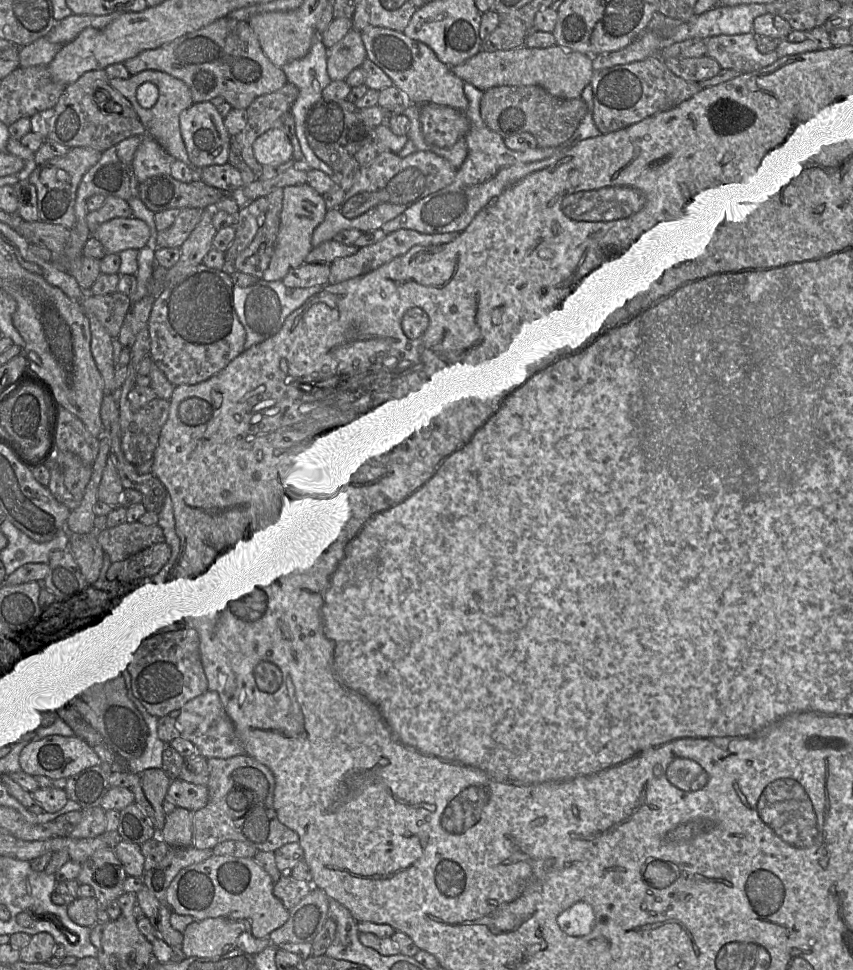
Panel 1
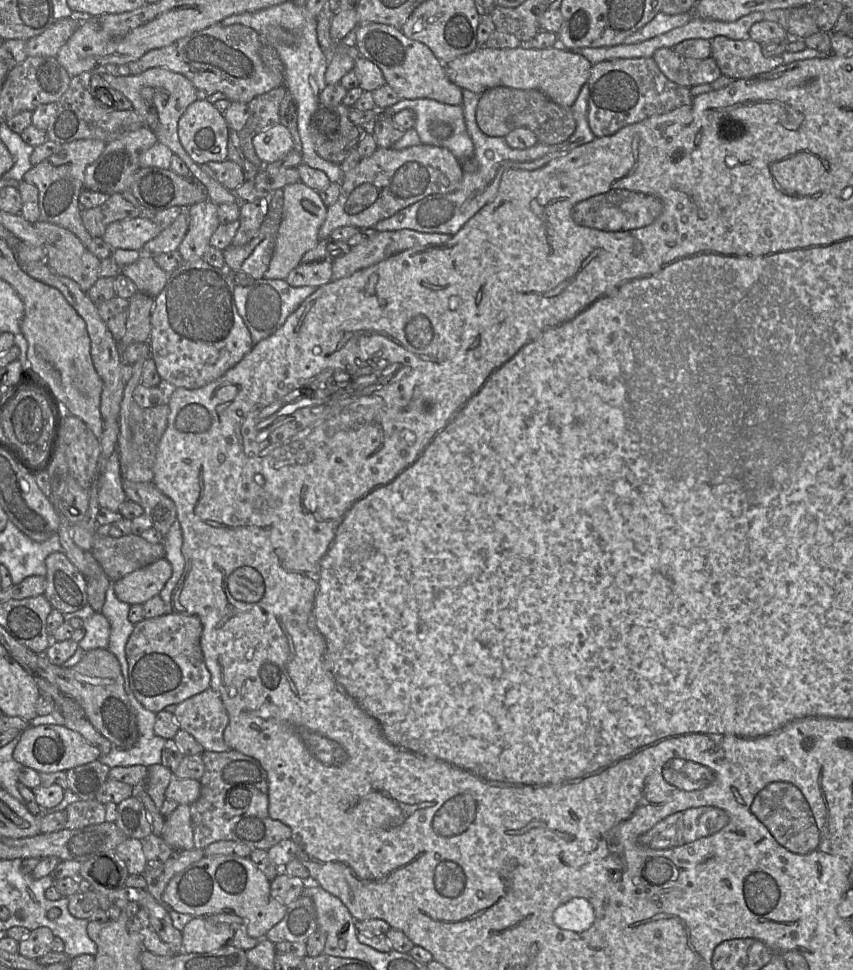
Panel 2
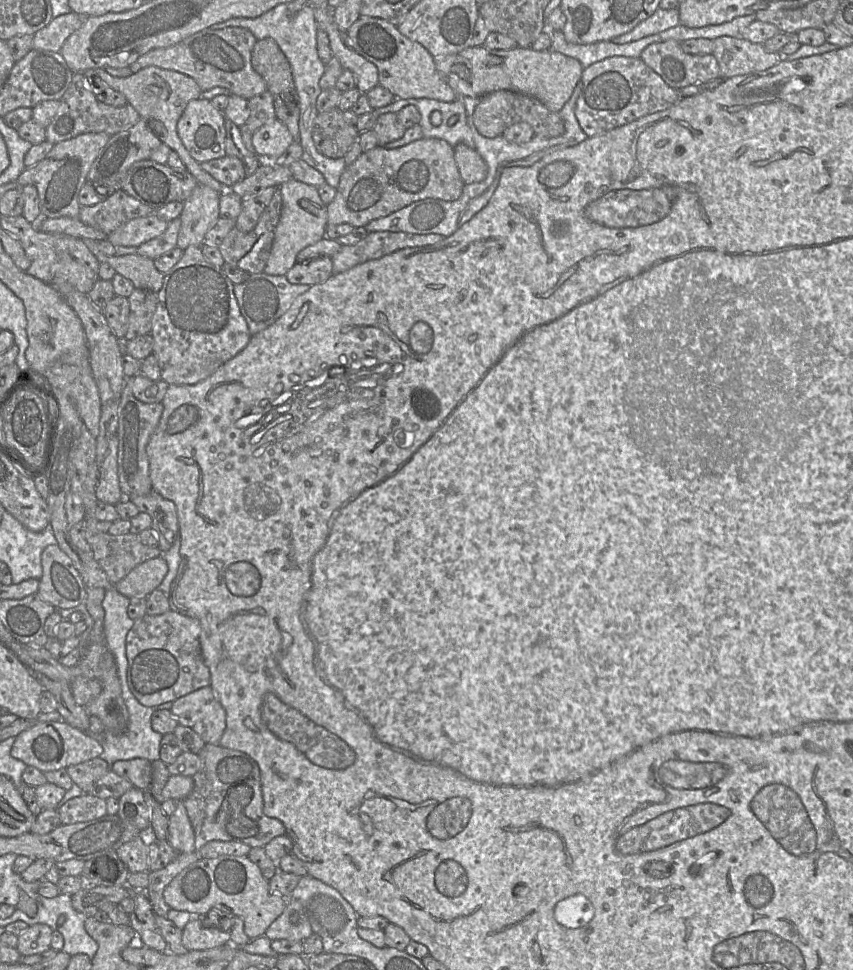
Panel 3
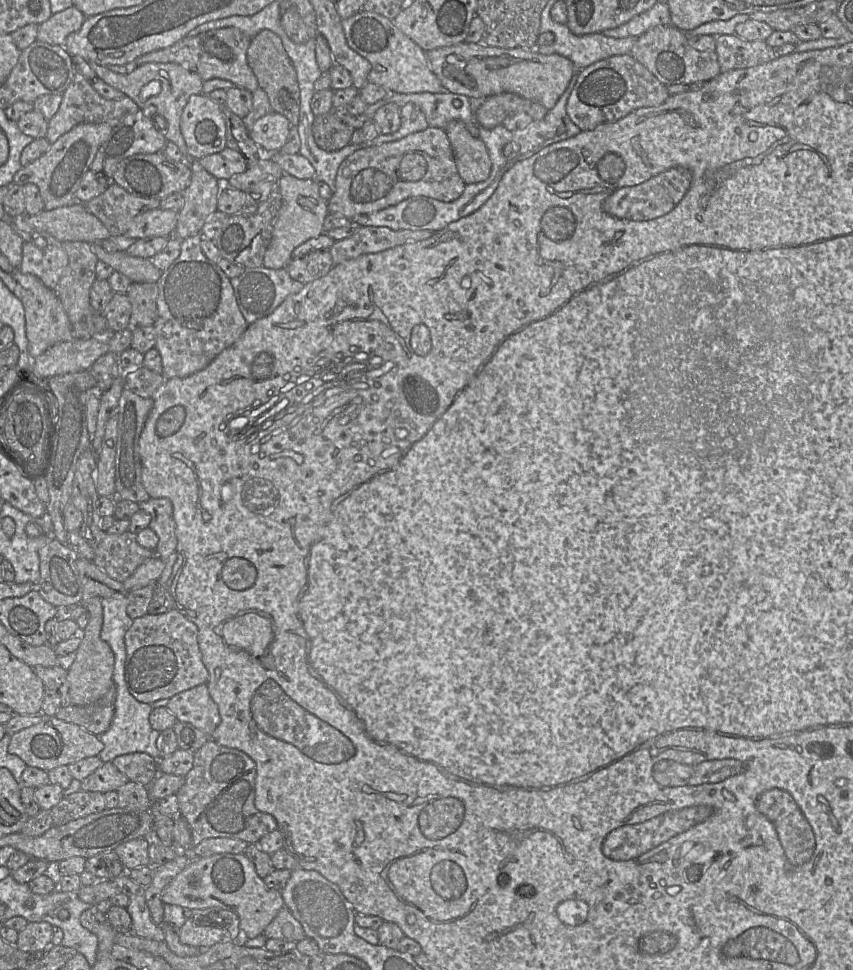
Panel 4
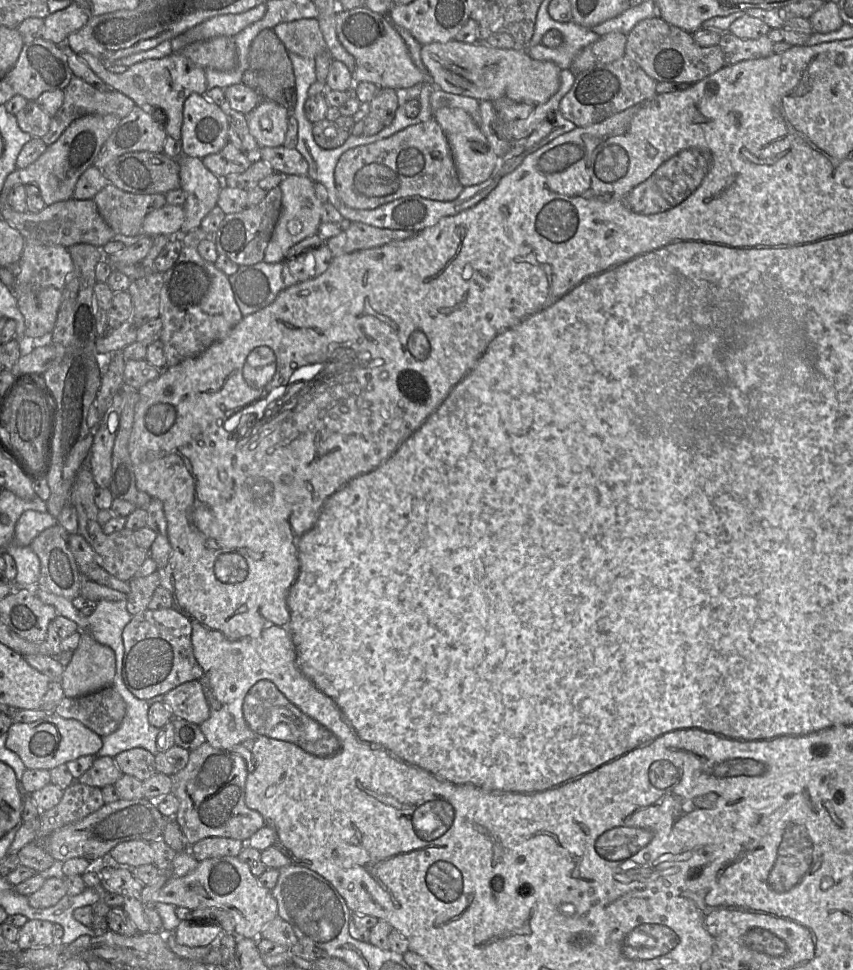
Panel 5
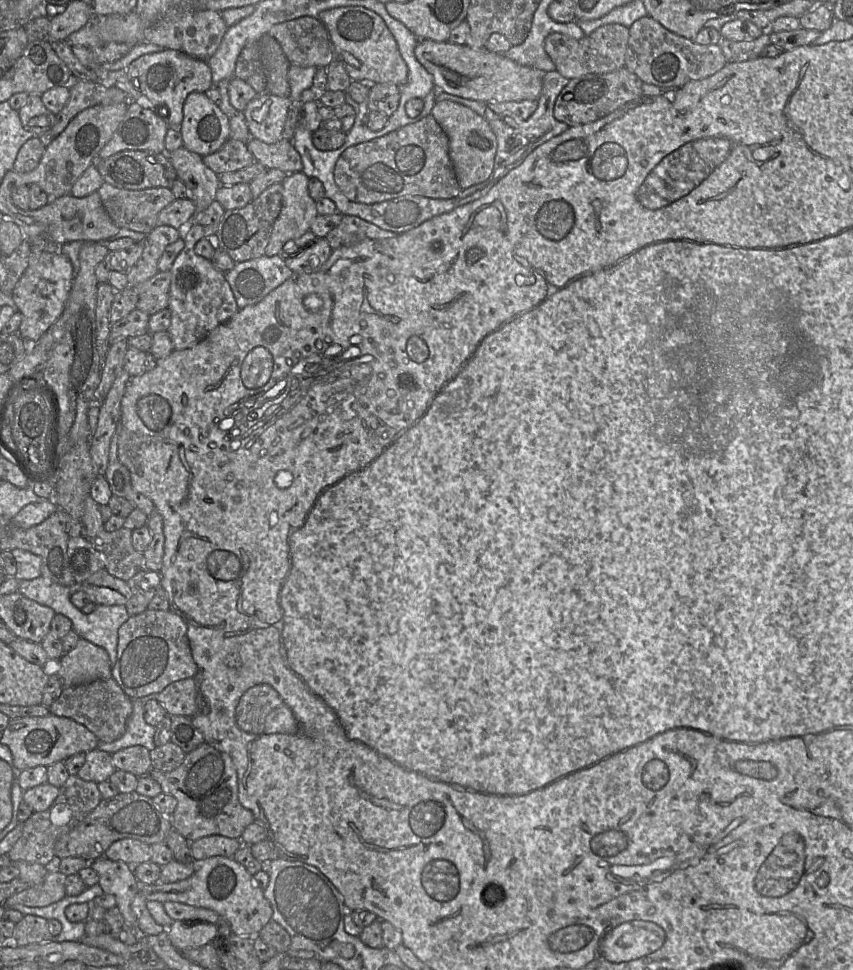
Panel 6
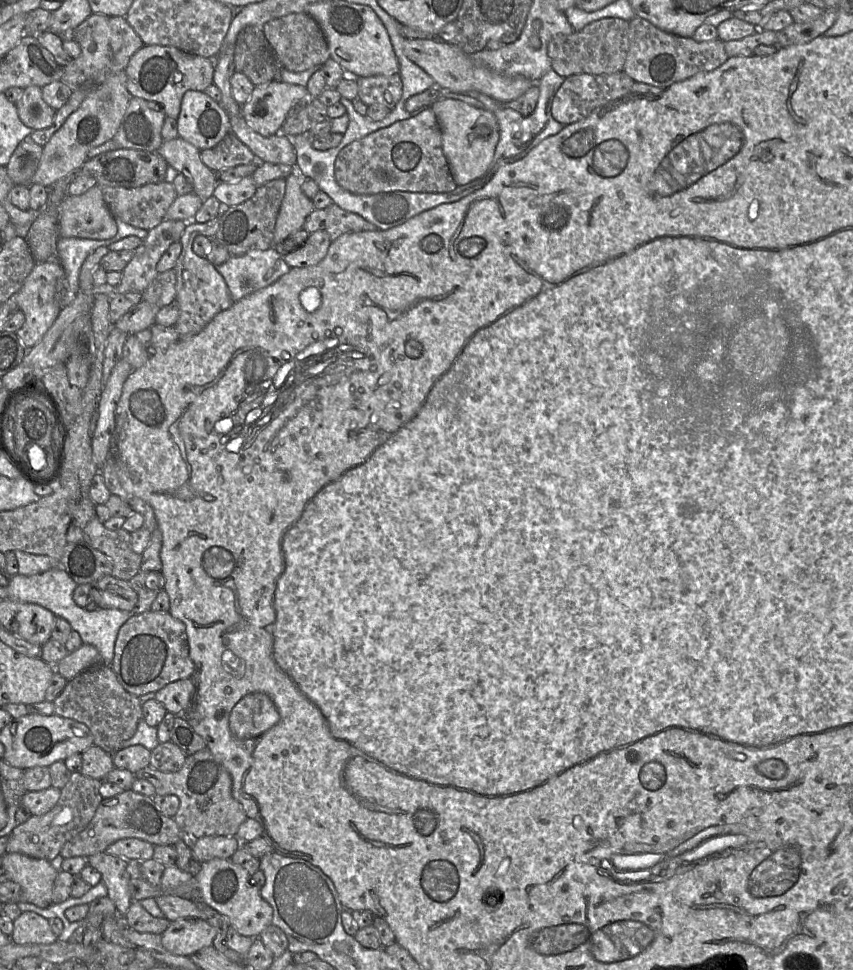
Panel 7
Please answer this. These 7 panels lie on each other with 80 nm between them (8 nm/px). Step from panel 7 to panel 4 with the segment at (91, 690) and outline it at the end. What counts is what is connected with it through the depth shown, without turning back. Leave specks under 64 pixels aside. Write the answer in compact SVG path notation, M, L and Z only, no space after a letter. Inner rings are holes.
M95 702L86 706L62 706L57 710L55 717L76 724L94 735L101 735L110 728L114 715L114 704Z

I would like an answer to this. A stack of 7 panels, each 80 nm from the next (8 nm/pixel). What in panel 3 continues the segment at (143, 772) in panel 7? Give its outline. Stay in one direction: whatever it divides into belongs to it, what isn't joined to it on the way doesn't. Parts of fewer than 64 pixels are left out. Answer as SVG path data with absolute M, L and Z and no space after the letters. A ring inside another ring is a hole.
M205 744L197 755L200 769L192 776L192 792L182 800L194 830L196 851L210 841L264 847L275 837L286 834L280 820L263 812L260 769L253 758L244 752L212 744Z

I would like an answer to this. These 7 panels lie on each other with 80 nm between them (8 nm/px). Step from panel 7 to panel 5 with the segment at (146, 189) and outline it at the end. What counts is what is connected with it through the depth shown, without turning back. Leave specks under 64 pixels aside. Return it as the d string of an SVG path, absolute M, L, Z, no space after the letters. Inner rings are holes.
M112 183L99 191L93 200L104 221L115 234L142 235L142 224L147 214L166 205L165 194L134 194L117 188Z

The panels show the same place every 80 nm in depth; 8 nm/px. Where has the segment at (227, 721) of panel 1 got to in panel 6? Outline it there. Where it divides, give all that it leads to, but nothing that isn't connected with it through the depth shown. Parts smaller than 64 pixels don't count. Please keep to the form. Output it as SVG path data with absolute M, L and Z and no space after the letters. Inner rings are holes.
M186 678L169 684L157 694L159 703L170 716L192 718L197 712L196 685L194 678Z

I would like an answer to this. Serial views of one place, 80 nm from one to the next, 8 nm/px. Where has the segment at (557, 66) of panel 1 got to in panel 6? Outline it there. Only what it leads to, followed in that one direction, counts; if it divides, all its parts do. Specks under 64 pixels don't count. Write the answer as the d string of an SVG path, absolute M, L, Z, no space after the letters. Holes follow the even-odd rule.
M419 40L415 47L419 63L432 75L434 85L447 94L486 104L509 101L538 101L546 72L522 66L503 54L484 49L472 49L467 45L434 40Z

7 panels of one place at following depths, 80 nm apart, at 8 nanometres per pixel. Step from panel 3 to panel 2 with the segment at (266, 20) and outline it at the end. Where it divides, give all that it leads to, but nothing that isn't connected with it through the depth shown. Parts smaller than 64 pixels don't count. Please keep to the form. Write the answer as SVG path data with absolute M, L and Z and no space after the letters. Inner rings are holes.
M283 2L269 8L231 15L223 19L219 24L230 26L234 24L244 25L255 30L260 37L264 36L270 26L280 26L291 31L297 36L297 41L292 46L274 45L284 65L283 86L291 94L297 105L298 133L302 143L302 161L311 168L323 171L331 183L340 183L343 171L339 164L328 162L322 159L314 150L310 136L310 119L319 107L319 95L327 86L325 73L328 66L329 54L321 49L317 39L317 17L314 17L304 6L297 6L293 2Z

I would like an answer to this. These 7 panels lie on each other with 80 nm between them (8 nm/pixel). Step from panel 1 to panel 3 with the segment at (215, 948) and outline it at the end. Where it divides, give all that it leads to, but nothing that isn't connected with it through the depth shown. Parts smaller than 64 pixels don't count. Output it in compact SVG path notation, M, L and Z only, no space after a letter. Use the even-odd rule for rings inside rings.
M193 917L182 929L182 944L188 951L201 951L230 944L230 933L214 927L204 927Z

